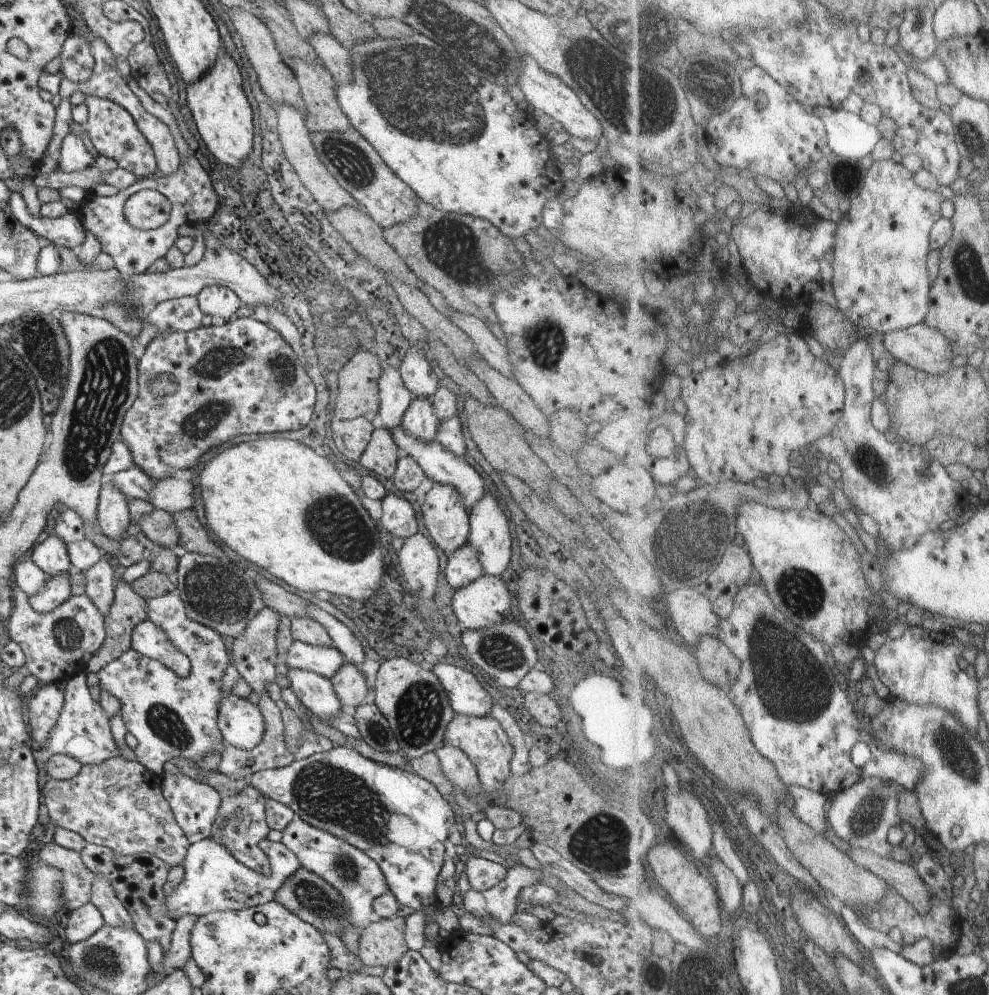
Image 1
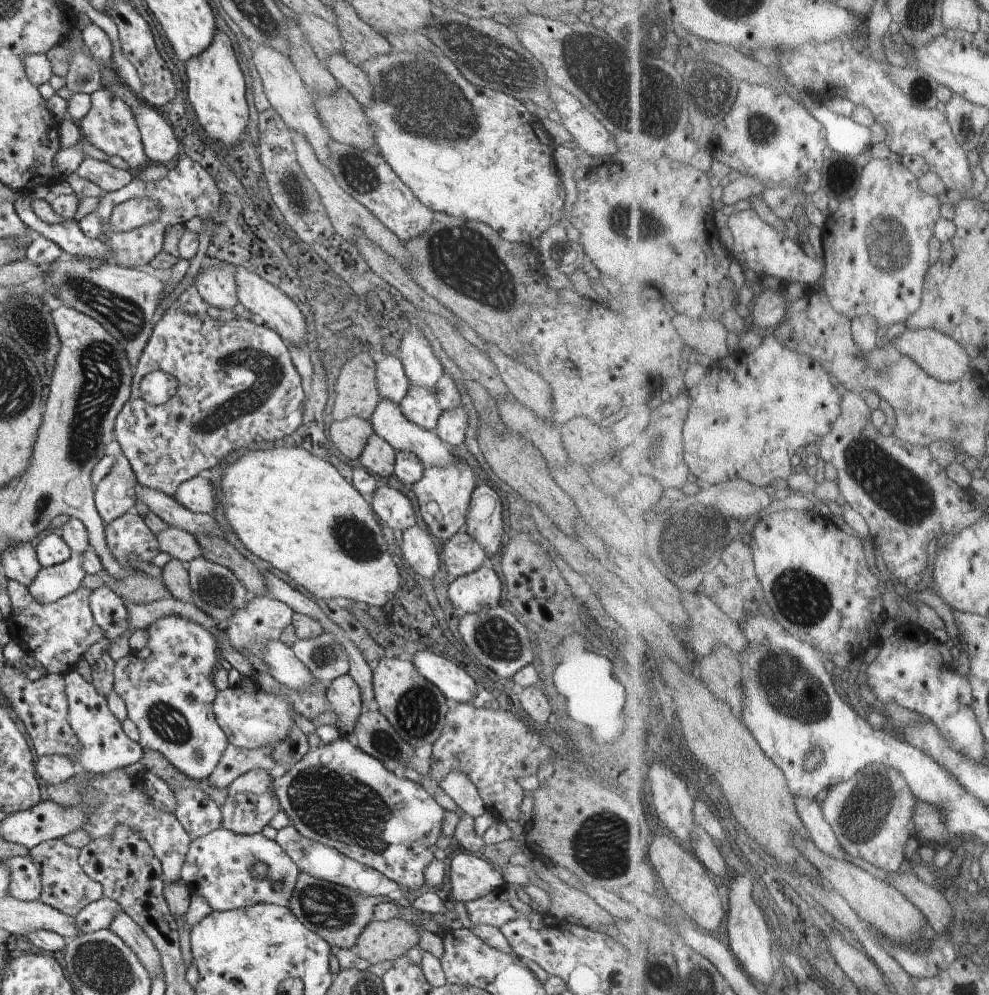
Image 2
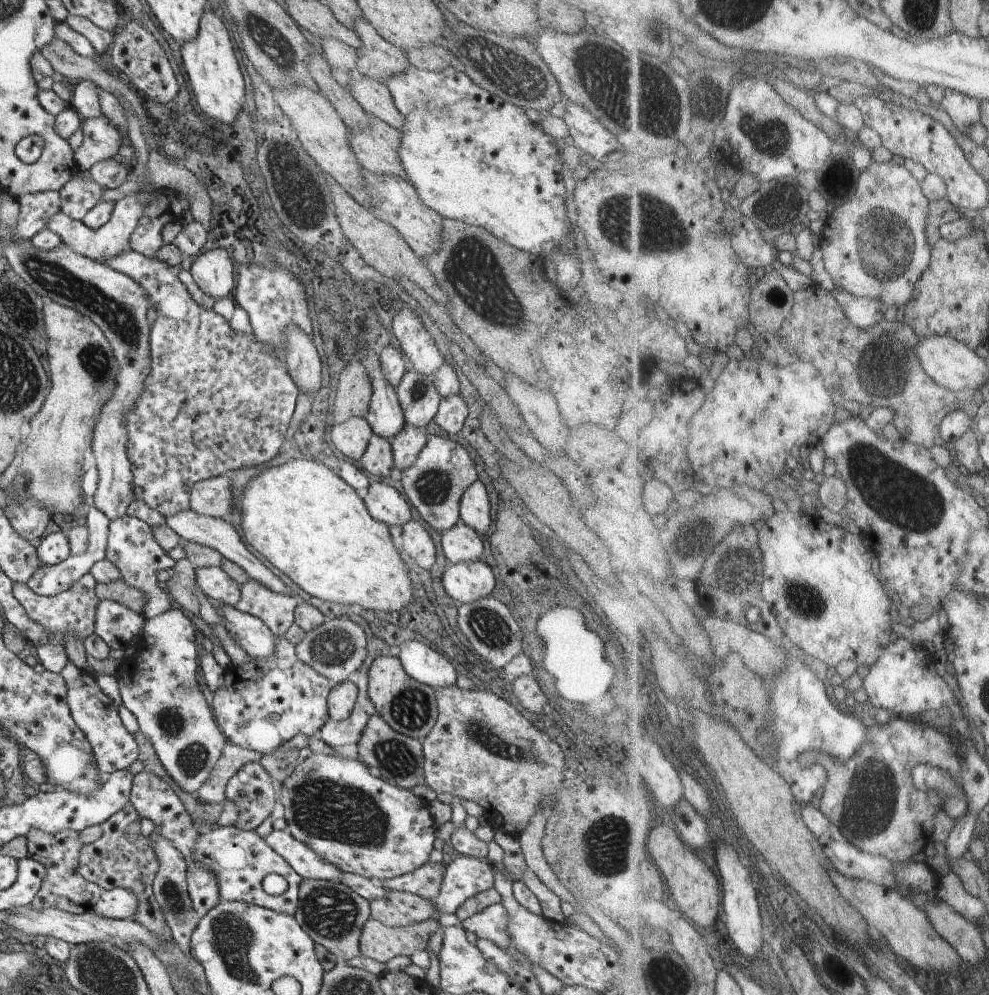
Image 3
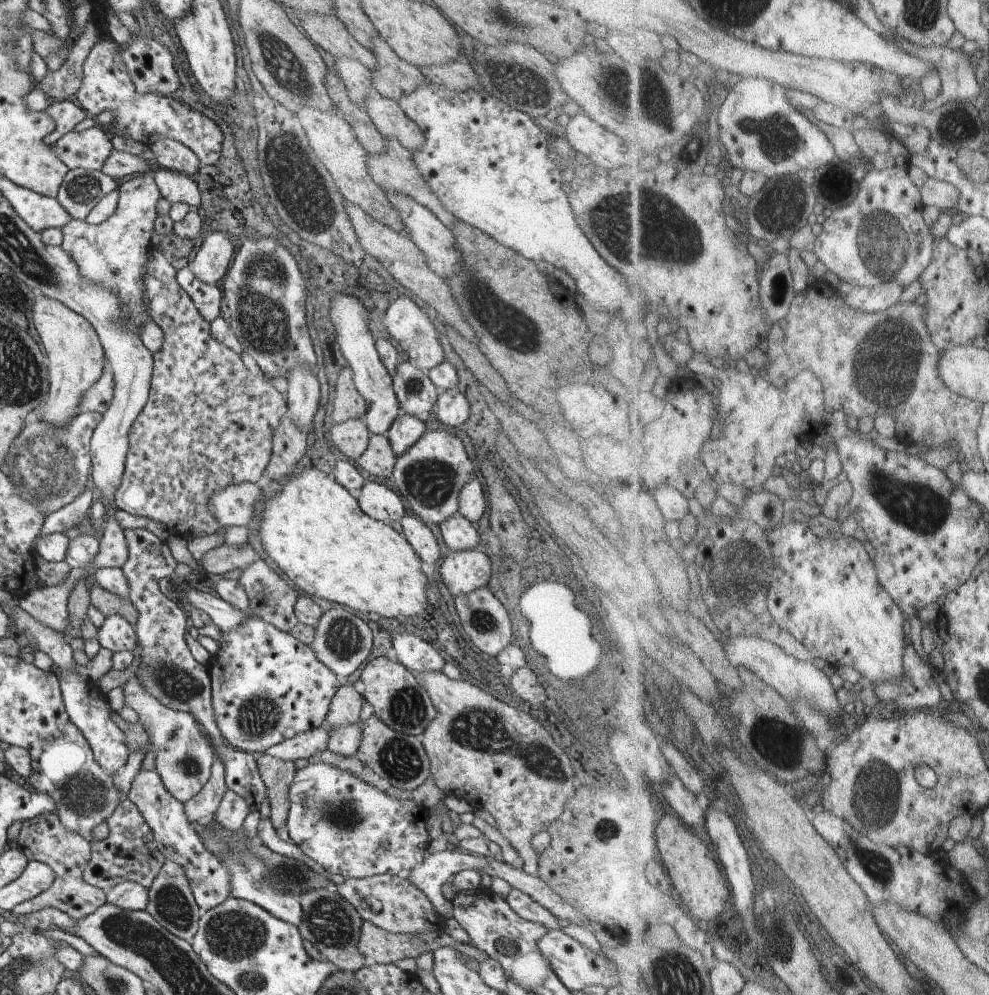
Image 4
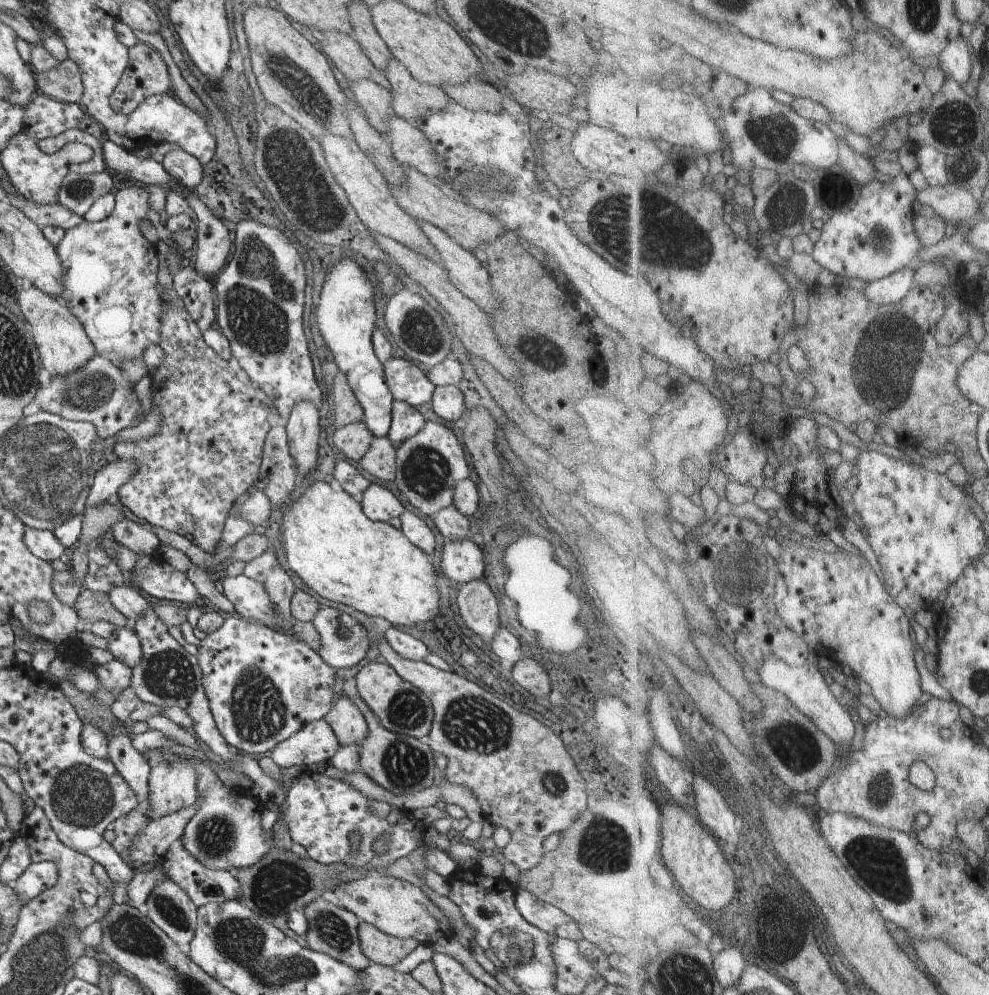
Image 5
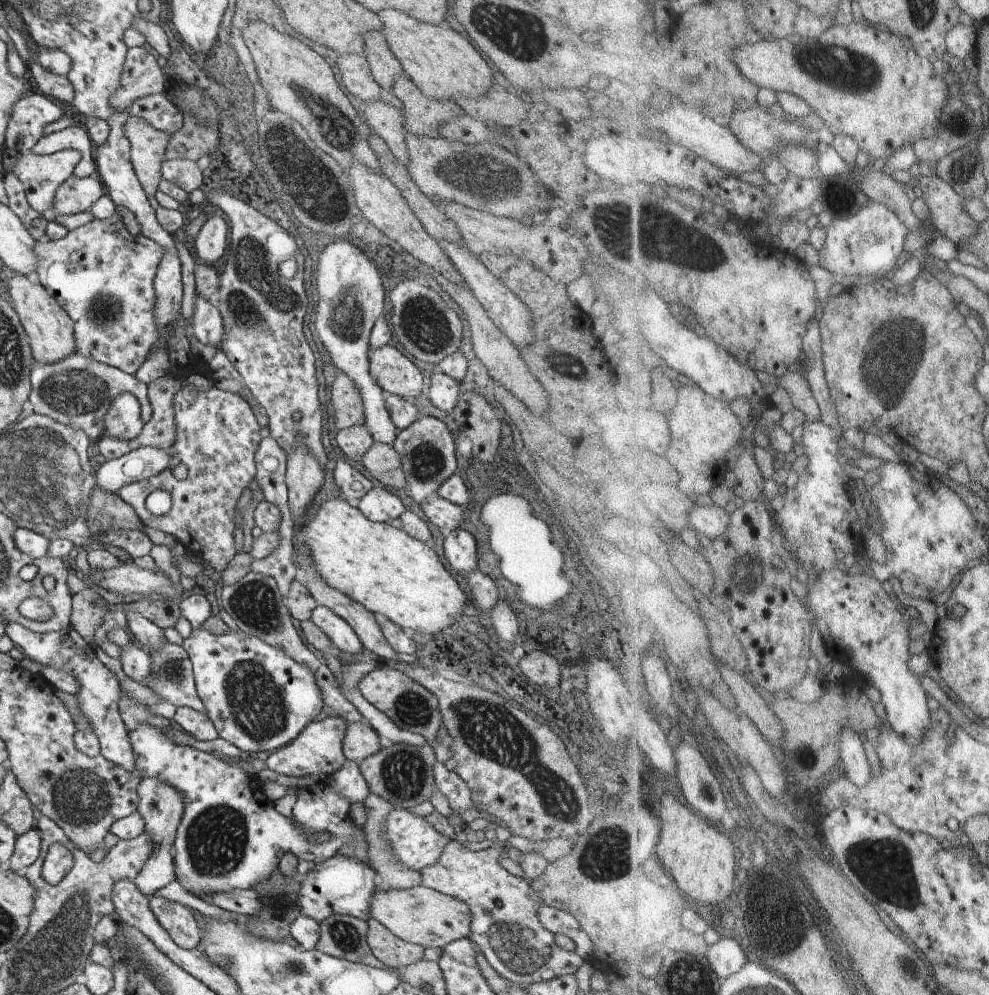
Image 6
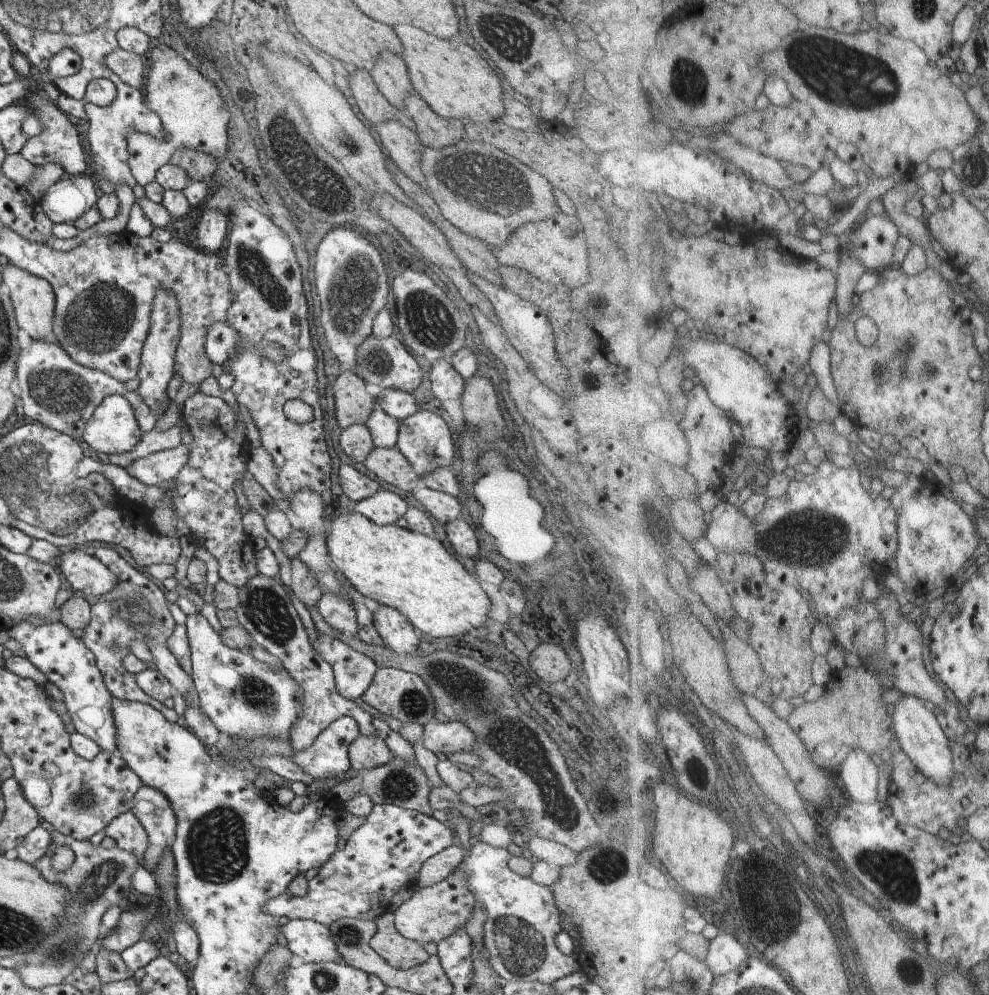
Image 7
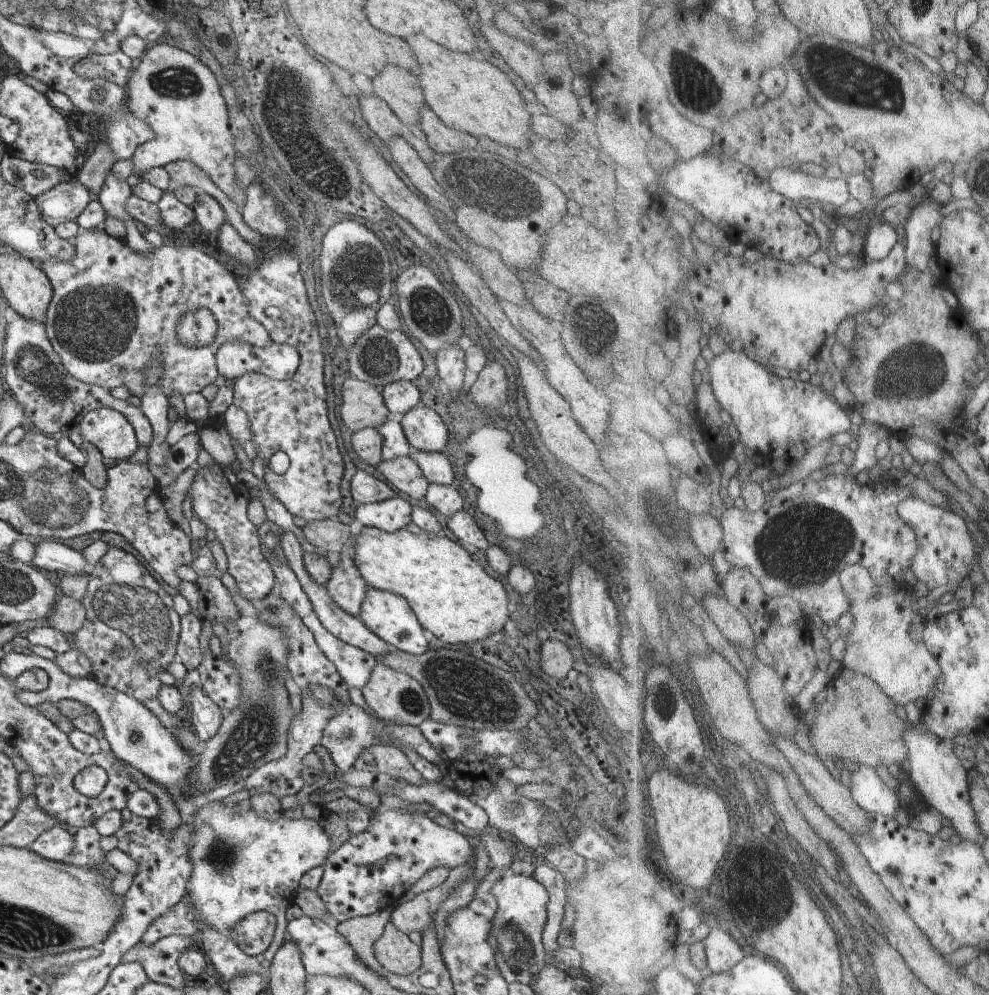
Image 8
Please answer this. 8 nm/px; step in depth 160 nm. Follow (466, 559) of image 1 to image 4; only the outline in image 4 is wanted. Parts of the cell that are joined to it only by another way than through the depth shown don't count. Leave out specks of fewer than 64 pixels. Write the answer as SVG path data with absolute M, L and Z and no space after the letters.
M458 511L438 525L442 540L450 550L459 551L478 547L477 526L464 518Z

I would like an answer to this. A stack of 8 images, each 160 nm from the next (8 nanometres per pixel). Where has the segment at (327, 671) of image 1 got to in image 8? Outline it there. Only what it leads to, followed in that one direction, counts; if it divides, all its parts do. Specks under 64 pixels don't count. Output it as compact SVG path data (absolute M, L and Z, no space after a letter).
M354 531L350 543L339 554L340 564L333 569L326 588L338 608L358 617L368 587L363 576L360 576L358 568L354 566L353 540L356 538L358 538L358 533Z

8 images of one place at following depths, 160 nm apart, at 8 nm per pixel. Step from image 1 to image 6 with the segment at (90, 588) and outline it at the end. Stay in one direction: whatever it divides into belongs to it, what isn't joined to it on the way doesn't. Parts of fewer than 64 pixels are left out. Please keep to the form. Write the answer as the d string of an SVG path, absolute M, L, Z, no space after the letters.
M134 640L122 645L120 661L124 673L134 682L145 686L152 678L152 660L146 650L143 650Z

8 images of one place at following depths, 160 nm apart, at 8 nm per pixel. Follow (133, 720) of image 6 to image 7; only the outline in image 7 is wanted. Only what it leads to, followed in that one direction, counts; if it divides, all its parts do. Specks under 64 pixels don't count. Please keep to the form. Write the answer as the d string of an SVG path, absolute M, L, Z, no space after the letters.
M108 546L98 548L94 556L108 570L112 570L116 574L116 588L112 588L112 592L106 592L104 596L100 596L99 600L96 600L96 604L91 606L92 619L82 630L82 642L94 654L104 683L114 698L148 704L158 710L169 722L181 723L182 717L179 717L173 709L166 708L164 704L142 692L142 688L136 684L136 676L132 672L128 672L122 663L122 659L130 653L130 644L134 640L144 642L152 640L152 644L165 644L177 627L169 612L169 604L165 600L164 592L160 591L160 588L148 578L148 575L142 574L143 570L132 568L112 548L108 548Z

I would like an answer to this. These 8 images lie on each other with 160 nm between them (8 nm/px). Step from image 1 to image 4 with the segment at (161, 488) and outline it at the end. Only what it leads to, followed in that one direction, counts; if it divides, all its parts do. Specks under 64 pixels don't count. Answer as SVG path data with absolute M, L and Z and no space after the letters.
M242 483L226 487L218 491L209 499L209 509L216 517L220 527L246 527L252 517L256 514L256 502L262 496L262 493L268 493L263 484Z

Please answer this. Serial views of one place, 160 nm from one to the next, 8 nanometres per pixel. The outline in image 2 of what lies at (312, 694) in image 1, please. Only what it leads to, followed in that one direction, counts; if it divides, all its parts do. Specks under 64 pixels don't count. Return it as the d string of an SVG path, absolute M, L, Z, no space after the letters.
M271 640L265 644L263 661L269 673L281 686L297 691L311 687L316 681L309 668L294 654L292 647L279 640Z

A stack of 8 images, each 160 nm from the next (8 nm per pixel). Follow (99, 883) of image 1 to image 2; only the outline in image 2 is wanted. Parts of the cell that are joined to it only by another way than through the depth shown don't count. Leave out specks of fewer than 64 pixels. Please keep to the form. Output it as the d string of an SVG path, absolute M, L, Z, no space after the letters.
M118 913L109 929L136 954L151 979L163 974L161 958L153 940L126 913Z

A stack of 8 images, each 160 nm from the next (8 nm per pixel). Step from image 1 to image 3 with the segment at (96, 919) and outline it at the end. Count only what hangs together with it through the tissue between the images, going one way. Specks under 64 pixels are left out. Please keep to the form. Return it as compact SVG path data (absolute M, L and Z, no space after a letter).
M116 887L109 891L103 891L103 895L92 911L111 919L126 920L126 918L135 916L138 905L137 896L132 891L124 887Z

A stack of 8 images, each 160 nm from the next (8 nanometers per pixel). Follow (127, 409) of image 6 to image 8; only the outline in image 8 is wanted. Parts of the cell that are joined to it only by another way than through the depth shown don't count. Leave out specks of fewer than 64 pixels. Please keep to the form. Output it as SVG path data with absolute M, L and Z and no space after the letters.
M112 408L88 412L81 421L84 440L87 440L110 460L129 460L139 445L132 424Z

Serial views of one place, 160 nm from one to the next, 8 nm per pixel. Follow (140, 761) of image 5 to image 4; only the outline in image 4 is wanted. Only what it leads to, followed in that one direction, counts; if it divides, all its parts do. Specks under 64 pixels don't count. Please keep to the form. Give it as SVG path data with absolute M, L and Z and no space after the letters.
M138 769L132 779L128 796L142 813L154 834L158 850L168 861L179 864L189 880L194 898L201 913L220 904L231 896L231 876L224 864L204 847L198 833L190 828L184 812L184 805L174 798L161 783L160 775L154 771Z

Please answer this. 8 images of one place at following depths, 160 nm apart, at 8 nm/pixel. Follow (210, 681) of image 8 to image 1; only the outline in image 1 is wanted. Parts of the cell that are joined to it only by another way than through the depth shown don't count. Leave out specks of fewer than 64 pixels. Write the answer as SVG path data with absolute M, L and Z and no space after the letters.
M232 694L219 701L217 725L226 744L239 749L258 746L265 733L265 718L257 700Z

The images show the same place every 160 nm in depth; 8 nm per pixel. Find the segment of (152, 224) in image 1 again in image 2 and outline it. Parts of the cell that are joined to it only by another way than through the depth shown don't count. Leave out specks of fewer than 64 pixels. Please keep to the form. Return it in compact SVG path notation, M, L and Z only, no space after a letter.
M156 198L128 199L113 208L110 228L115 233L131 231L153 223L160 213Z

